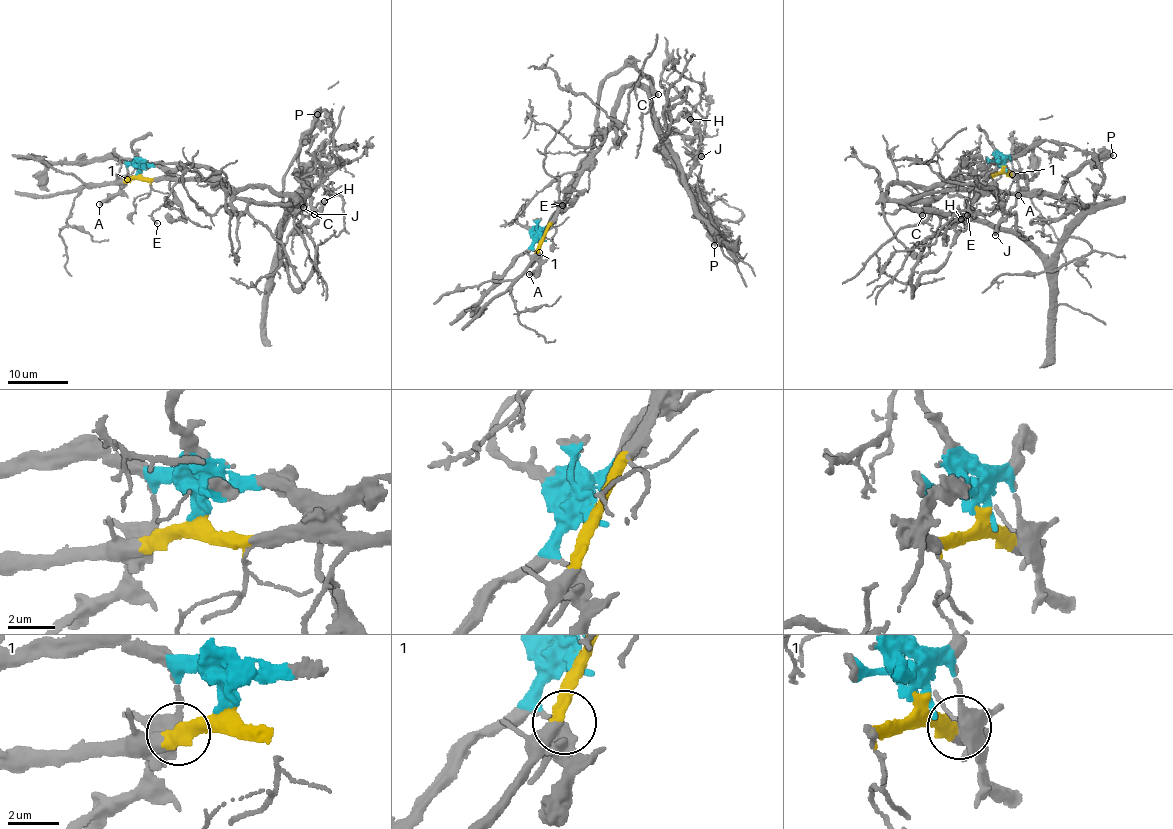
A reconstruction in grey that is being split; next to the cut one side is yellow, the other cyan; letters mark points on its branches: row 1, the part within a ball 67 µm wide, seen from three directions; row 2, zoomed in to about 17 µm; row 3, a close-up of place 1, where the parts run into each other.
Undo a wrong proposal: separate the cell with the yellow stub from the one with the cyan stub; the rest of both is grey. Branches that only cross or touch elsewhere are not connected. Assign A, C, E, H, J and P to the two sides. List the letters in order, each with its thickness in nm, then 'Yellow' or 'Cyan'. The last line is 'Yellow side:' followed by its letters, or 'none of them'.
A: Thickness 280 nm. Cyan
C: Thickness 500 nm. Cyan
E: Thickness 160 nm. Yellow
H: Thickness 500 nm. Yellow
J: Thickness 600 nm. Cyan
P: Thickness 550 nm. Cyan
Yellow side: E, H

